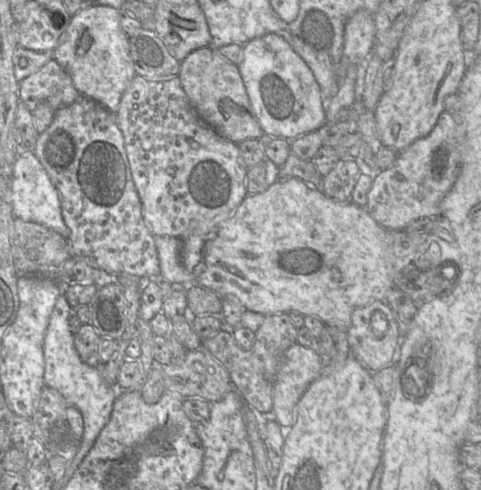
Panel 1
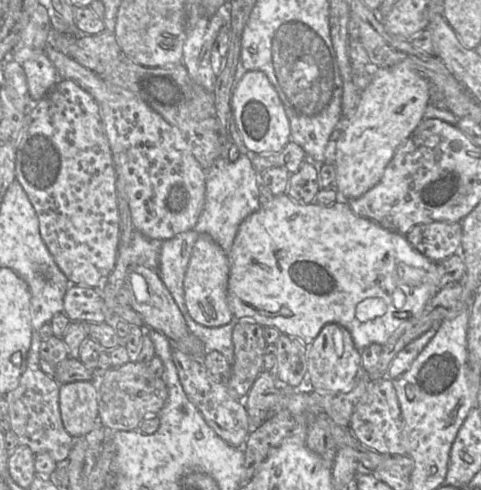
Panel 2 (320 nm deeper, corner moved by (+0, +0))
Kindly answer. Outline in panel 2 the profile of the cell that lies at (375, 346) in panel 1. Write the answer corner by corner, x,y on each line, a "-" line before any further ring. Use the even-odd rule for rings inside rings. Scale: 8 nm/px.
337,323
322,328
307,351
307,385
309,389
323,393
349,391
362,373
361,351
353,342
350,332

